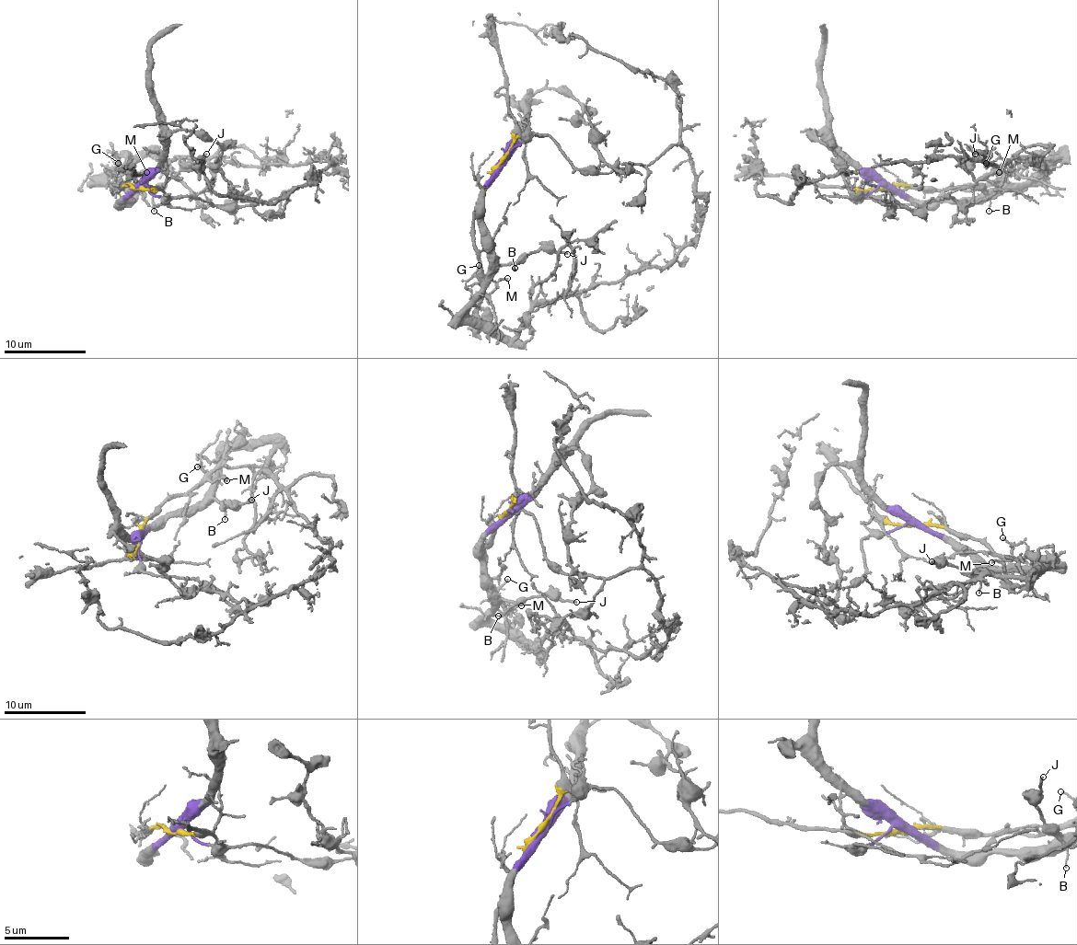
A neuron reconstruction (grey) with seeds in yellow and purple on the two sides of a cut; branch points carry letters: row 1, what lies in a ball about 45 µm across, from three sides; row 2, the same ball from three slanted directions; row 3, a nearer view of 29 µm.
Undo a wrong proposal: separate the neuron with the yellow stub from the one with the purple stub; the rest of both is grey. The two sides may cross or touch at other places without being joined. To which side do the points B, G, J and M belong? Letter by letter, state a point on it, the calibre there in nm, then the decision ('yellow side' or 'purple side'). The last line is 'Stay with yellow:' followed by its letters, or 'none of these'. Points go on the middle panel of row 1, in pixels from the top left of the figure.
B: (515, 268) | 120 nm | purple side
G: (479, 265) | 120 nm | yellow side
J: (567, 254) | 200 nm | purple side
M: (507, 278) | 150 nm | yellow side
Stay with yellow: G, M

